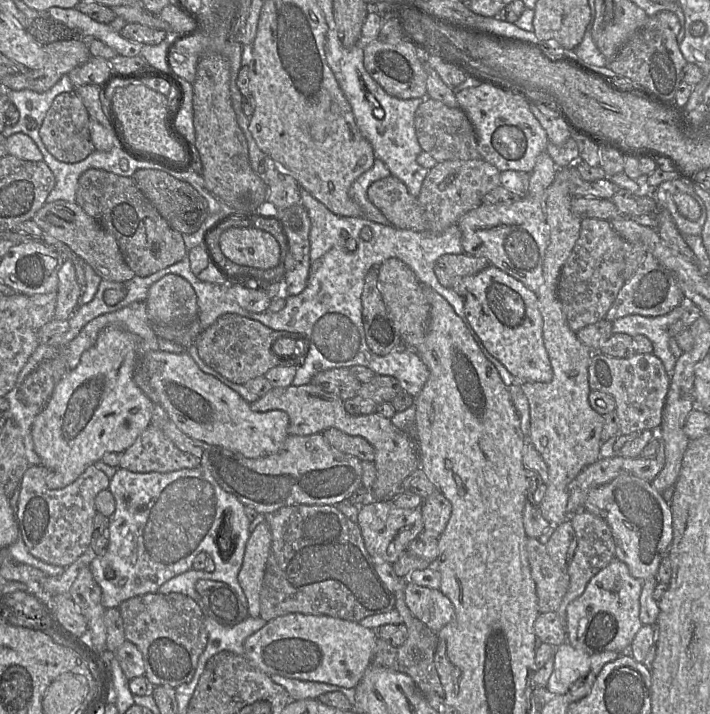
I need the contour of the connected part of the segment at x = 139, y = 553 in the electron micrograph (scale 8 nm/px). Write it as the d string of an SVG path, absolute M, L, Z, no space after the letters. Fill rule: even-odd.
M202 466L168 473L135 473L119 468L111 478L108 488L115 499L115 512L107 530L109 539L105 555L97 556L89 565L95 581L102 590L102 605L106 609L119 608L128 599L148 593L180 593L192 598L209 616L195 585L199 580L224 582L231 586L243 605L248 606L246 596L238 581L247 541L252 533L245 505L233 494L225 491L214 477ZM218 538L229 541L229 555L224 556ZM207 553L215 564L213 572L192 568L196 556Z

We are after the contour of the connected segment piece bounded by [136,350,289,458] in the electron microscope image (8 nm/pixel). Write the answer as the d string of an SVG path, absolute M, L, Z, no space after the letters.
M158 350L142 353L137 362L136 374L141 374L154 389L158 395L159 404L177 428L193 439L221 446L247 458L259 458L277 452L289 435L289 417L286 412L282 410L253 411L250 403L236 391L214 376L204 373L187 351L171 353Z

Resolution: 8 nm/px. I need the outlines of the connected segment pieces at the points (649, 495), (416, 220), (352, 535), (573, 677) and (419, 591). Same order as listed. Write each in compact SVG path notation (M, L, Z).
M632 475L618 476L610 483L592 489L583 510L608 523L616 546L616 558L628 566L633 577L645 581L657 576L660 563L664 556L668 556L673 540L673 520L670 504L651 482Z
M389 175L373 182L367 189L367 197L384 215L388 224L399 229L426 230L426 217L417 197L412 196L406 185L395 176Z
M305 504L286 506L269 514L265 514L265 521L270 527L272 543L260 592L260 618L270 622L271 620L280 616L292 613L301 613L306 615L325 615L359 623L367 616L386 613L394 609L395 596L388 590L387 586L378 576L374 565L374 559L369 555L365 548L358 524L352 522L346 516L344 516L336 506Z
M565 642L555 649L554 669L547 689L554 694L566 694L573 685L579 686L590 671L590 655Z
M405 583L405 603L414 617L436 634L455 617L451 601L440 591Z

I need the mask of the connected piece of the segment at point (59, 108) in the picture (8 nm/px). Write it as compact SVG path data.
M74 89L58 95L43 120L39 135L53 157L64 163L77 163L95 151L89 130L90 116L82 99Z

